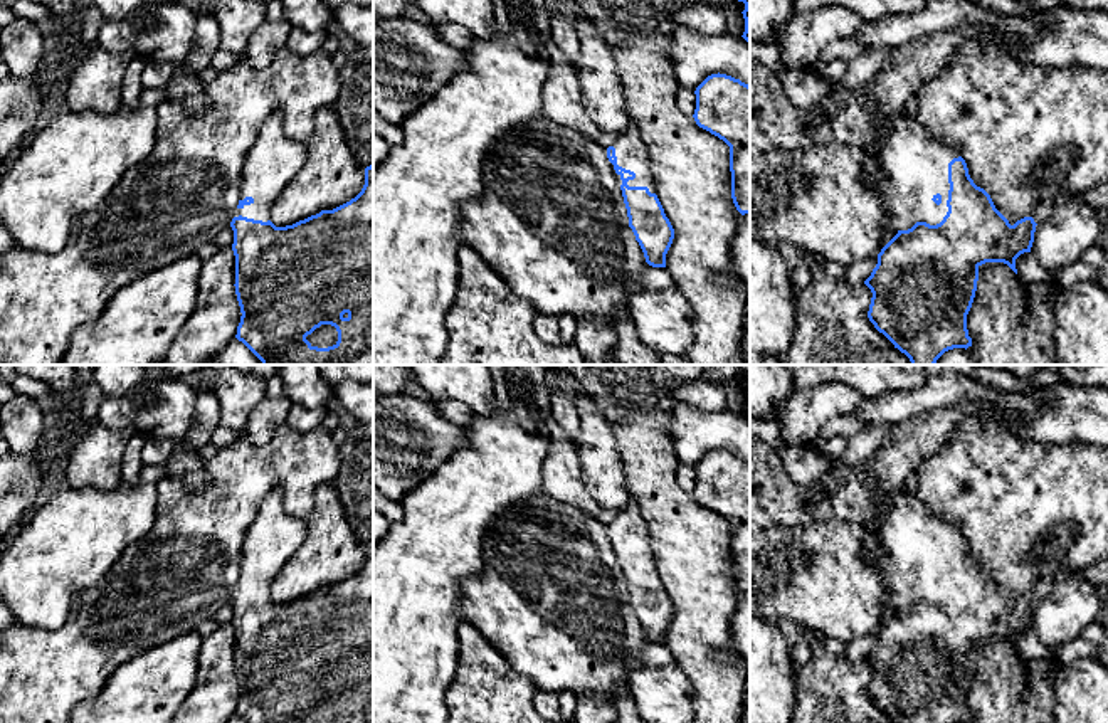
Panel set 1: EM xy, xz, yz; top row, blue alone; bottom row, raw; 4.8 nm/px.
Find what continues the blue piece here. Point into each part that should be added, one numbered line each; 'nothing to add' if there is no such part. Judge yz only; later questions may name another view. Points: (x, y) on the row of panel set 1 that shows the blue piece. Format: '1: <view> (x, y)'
1: yz (915, 167)

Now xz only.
1: xz (631, 152)

